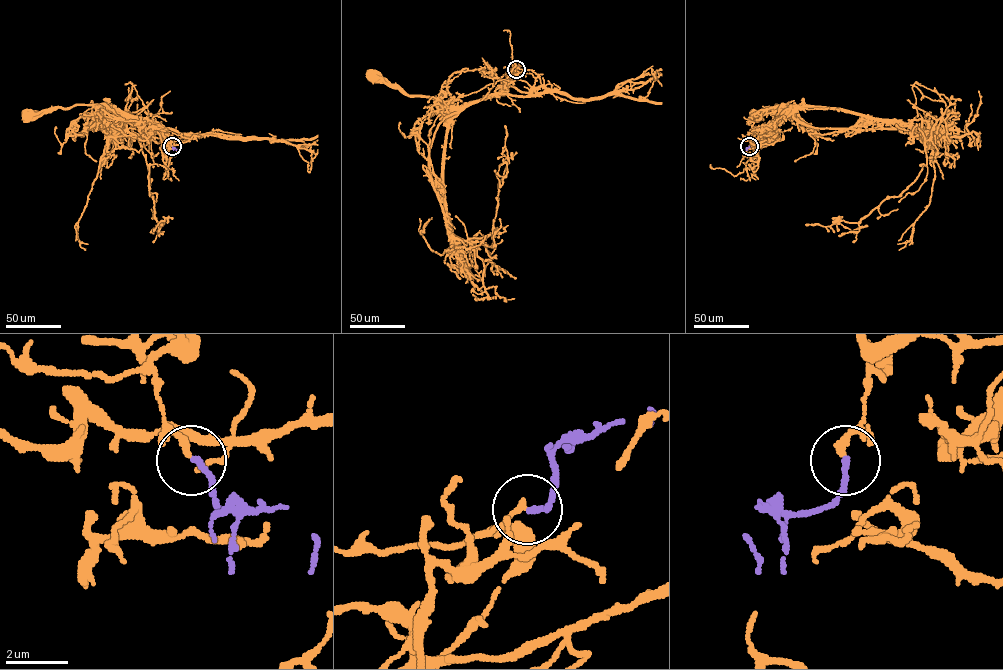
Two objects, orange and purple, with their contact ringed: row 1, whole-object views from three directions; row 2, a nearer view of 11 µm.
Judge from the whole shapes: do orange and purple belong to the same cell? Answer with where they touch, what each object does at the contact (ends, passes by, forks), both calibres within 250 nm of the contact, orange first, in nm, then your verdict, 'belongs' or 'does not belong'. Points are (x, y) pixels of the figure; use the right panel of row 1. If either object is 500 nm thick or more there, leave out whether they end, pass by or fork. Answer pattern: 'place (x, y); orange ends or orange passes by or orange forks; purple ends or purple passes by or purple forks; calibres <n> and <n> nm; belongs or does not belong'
place (749, 146); orange ends; purple ends; calibres 200 and 190 nm; does not belong

